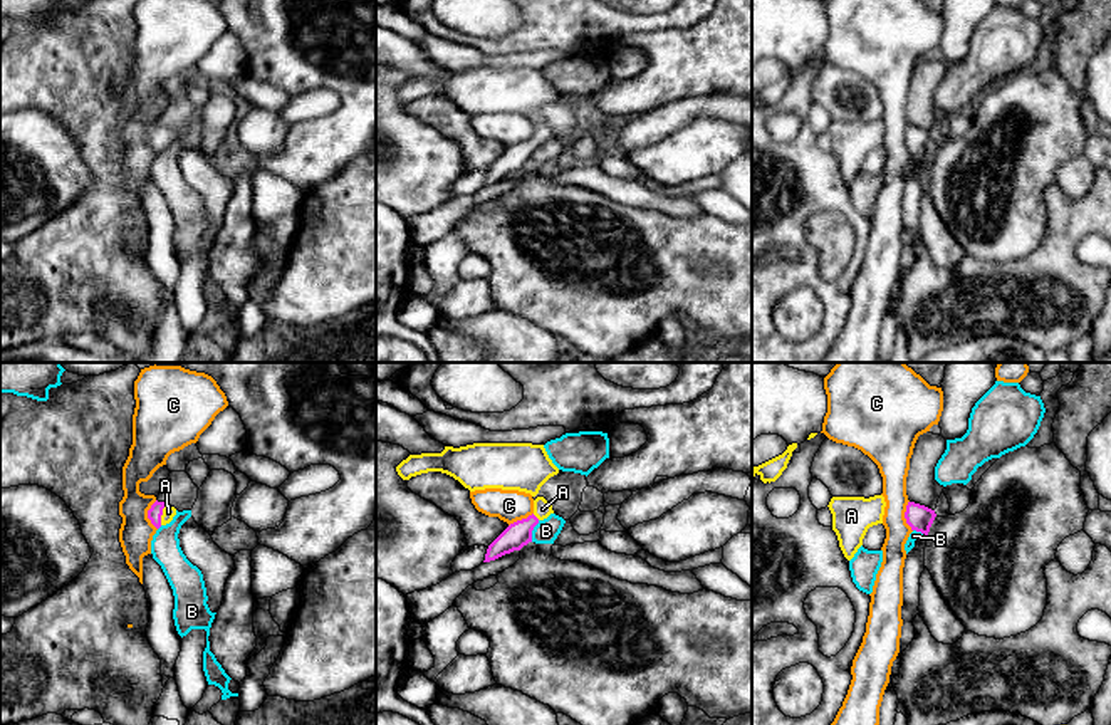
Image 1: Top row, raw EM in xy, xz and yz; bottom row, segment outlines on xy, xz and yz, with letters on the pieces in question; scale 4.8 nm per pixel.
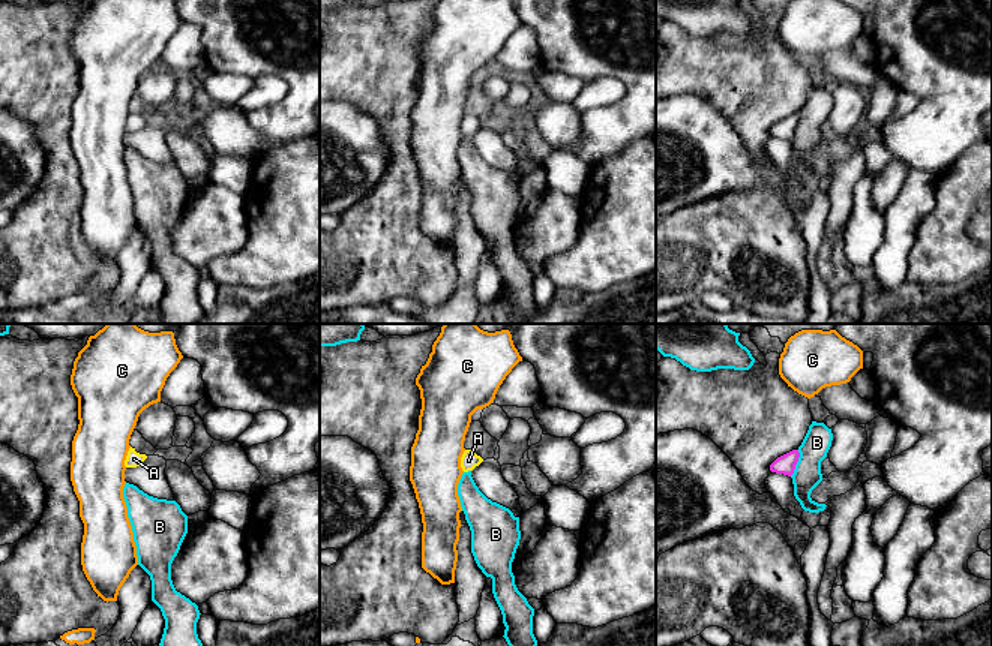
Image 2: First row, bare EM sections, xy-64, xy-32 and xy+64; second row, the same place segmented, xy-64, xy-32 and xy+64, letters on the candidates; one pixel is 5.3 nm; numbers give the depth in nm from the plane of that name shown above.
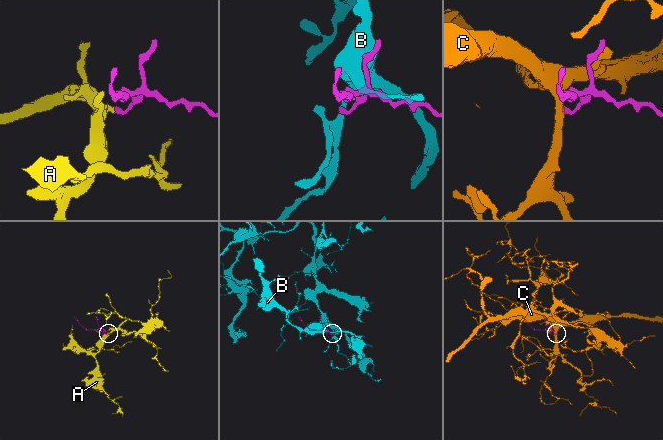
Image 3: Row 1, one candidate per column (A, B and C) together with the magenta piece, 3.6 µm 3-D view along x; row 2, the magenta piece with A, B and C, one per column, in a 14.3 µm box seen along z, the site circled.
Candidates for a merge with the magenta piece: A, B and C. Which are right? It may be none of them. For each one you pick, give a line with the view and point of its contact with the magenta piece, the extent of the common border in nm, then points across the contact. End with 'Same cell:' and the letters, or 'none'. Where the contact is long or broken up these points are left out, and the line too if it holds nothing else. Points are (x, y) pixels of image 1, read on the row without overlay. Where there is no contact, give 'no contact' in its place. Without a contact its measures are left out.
A: contact xy (161, 138); length 110 nm; way xy (155, 136), (161, 138), (168, 136)
Same cell: A

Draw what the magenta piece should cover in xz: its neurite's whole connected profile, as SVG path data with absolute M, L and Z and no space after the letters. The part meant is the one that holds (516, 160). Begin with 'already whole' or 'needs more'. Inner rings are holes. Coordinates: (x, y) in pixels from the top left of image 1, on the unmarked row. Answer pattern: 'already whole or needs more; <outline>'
needs more; M537 121L534 124L534 138L527 143L510 148L487 173L485 185L495 185L514 175L520 175L524 170L532 166L534 151L554 138L552 129L544 123Z

